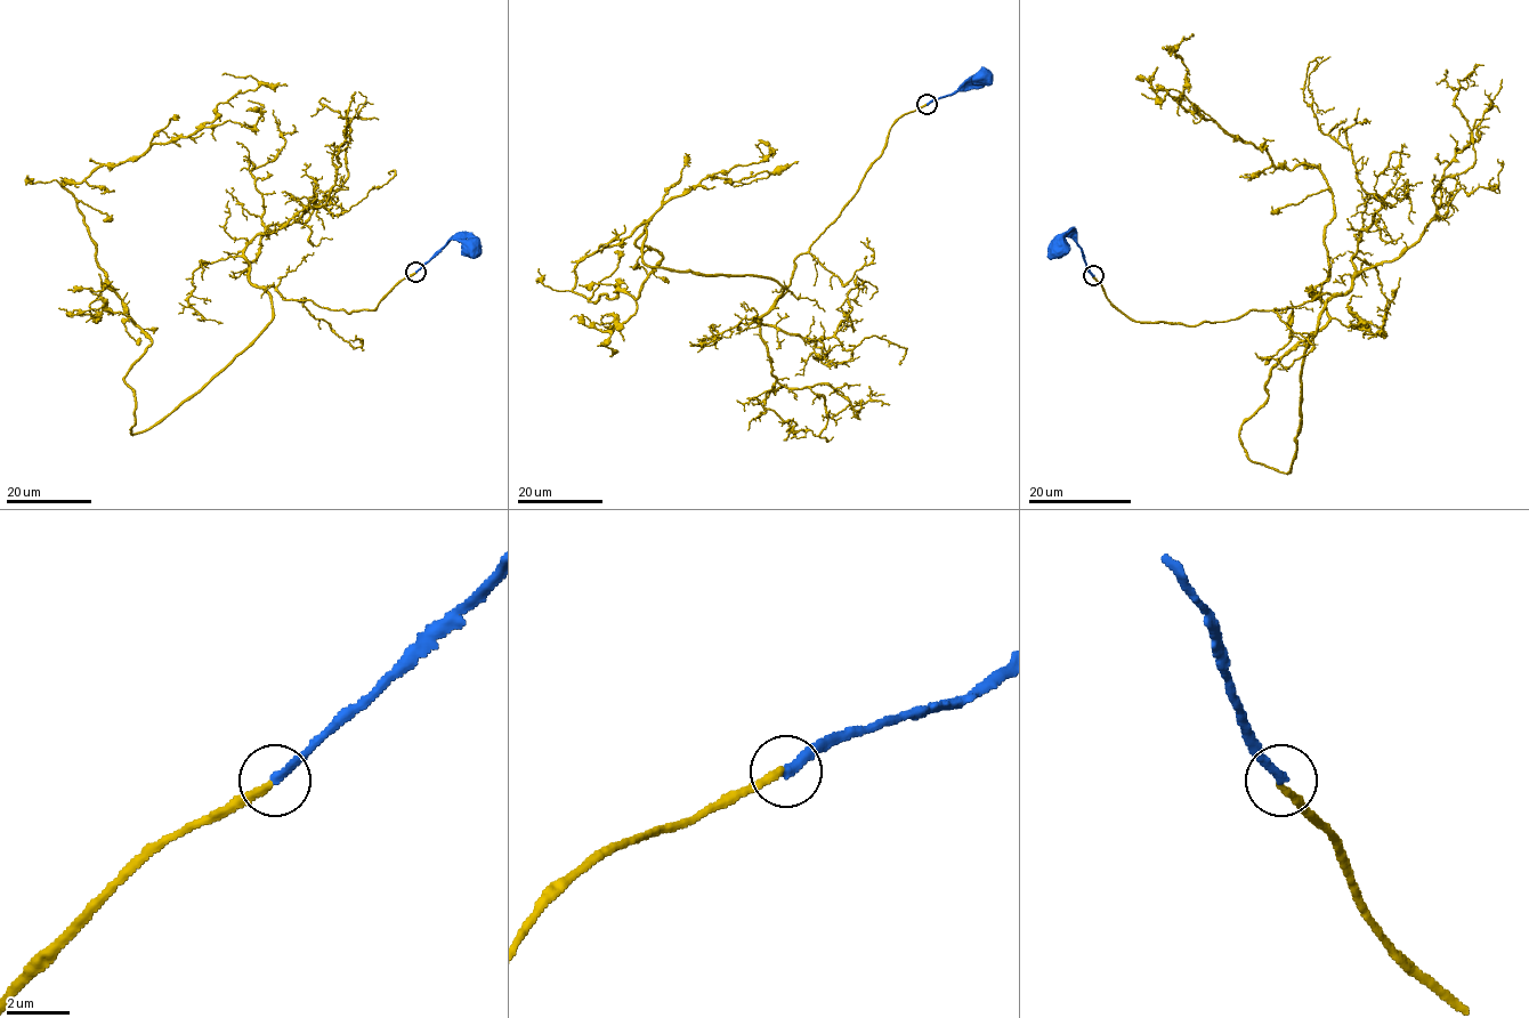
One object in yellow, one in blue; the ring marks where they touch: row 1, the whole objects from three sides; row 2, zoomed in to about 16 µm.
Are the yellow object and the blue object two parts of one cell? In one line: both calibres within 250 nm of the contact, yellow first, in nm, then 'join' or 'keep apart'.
240 nm thick on the yellow side, 320 nm on the other; keep apart

